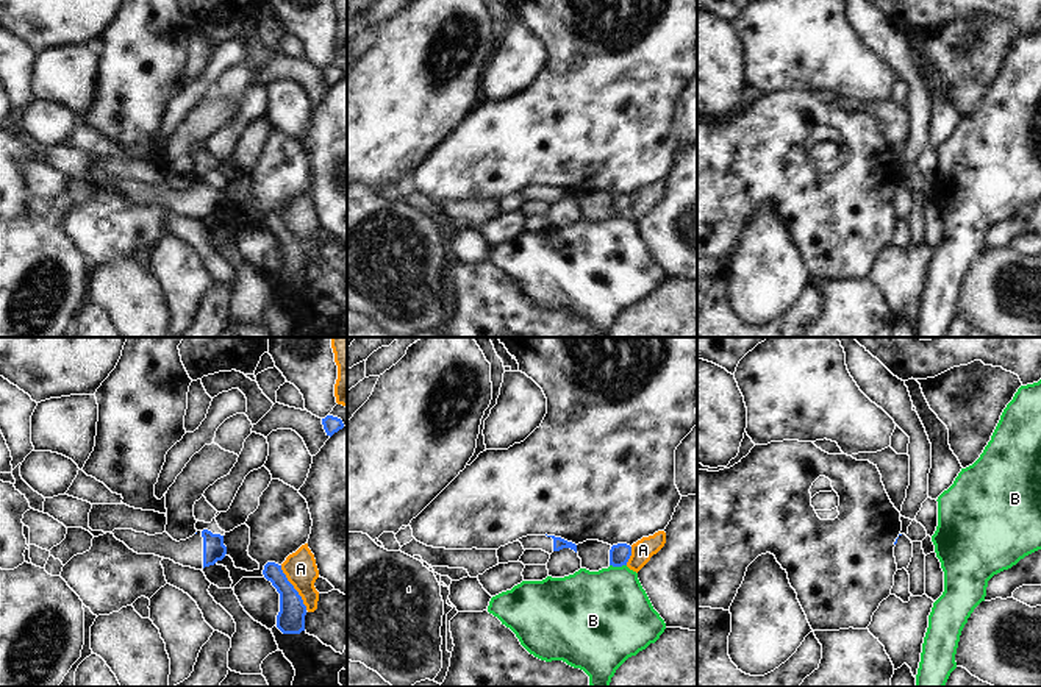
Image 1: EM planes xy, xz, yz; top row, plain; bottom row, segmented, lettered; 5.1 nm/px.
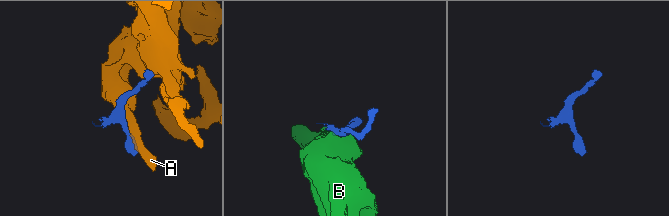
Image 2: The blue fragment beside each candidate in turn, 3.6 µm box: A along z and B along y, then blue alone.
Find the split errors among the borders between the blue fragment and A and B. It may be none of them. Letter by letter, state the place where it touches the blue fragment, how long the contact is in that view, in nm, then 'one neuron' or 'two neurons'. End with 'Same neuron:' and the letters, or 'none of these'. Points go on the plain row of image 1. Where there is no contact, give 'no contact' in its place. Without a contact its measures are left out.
A: xy (293, 238) | 280 nm | two neurons
B: xz (618, 216) | 90 nm | two neurons
Same neuron: none of these

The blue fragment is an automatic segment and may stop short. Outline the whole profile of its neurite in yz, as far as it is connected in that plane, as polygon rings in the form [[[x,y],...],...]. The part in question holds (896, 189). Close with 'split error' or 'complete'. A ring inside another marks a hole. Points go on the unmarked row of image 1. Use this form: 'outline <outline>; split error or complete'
outline [[[899,184],[894,195],[897,220],[907,220],[913,208],[913,194],[905,184]]]; split error

